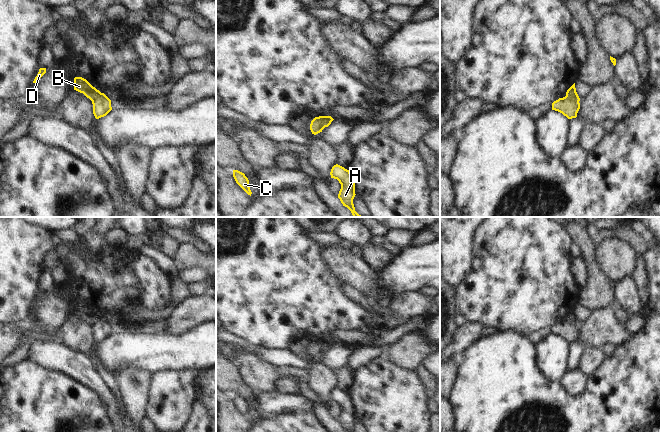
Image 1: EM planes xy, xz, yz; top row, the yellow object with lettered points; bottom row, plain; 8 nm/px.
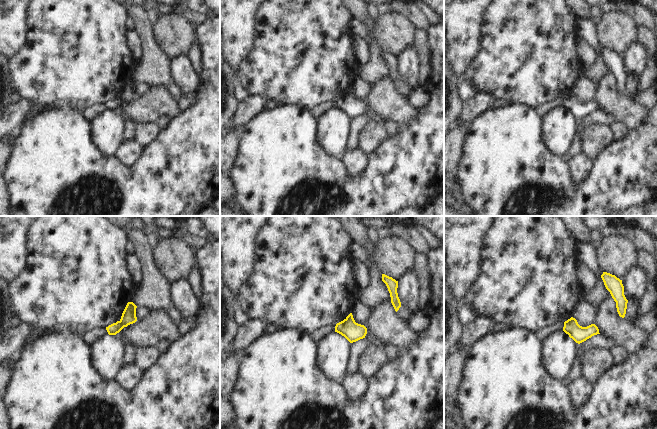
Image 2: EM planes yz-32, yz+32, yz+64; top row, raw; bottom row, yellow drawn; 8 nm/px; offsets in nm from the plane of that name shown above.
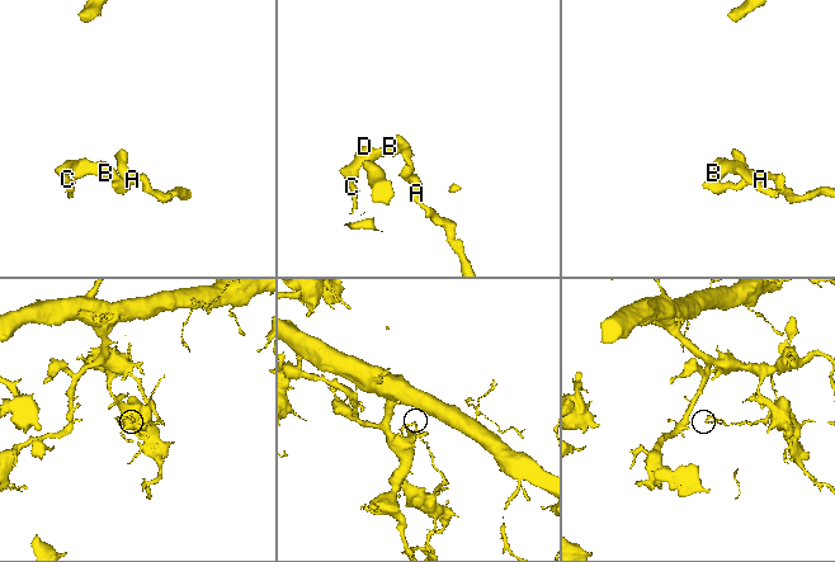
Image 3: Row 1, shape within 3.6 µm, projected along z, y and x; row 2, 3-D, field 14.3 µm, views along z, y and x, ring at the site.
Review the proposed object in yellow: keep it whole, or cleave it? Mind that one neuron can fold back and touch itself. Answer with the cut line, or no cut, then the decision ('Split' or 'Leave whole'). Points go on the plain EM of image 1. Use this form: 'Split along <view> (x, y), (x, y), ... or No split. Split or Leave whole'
Split along yz (566, 319), (578, 325). Split.

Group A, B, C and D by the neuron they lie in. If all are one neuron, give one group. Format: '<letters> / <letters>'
A / B C D

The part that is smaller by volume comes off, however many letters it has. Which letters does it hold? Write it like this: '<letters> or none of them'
B, C, D.

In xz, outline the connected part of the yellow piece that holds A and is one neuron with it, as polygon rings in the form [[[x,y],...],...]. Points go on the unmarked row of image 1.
[[[336,388],[330,396],[331,402],[337,403],[341,408],[341,413],[338,418],[343,430],[347,432],[355,432],[353,423],[355,421],[355,406],[349,394]]]

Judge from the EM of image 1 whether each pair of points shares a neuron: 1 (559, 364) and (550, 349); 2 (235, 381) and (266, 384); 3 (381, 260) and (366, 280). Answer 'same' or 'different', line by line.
1: same
2: different
3: different

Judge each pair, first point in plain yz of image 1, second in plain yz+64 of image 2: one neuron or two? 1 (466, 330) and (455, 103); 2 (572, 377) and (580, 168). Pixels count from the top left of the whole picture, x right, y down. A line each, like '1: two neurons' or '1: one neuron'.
1: two neurons
2: one neuron

